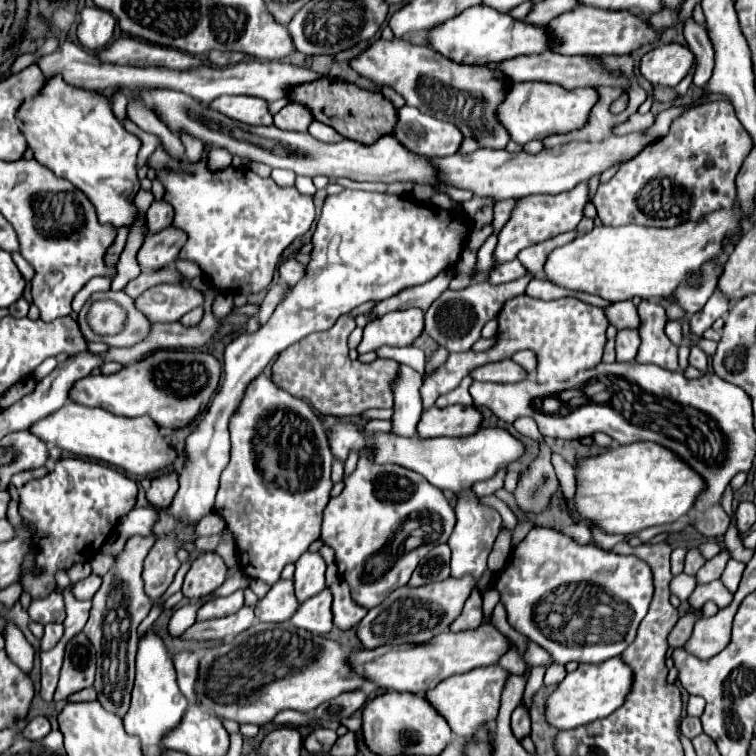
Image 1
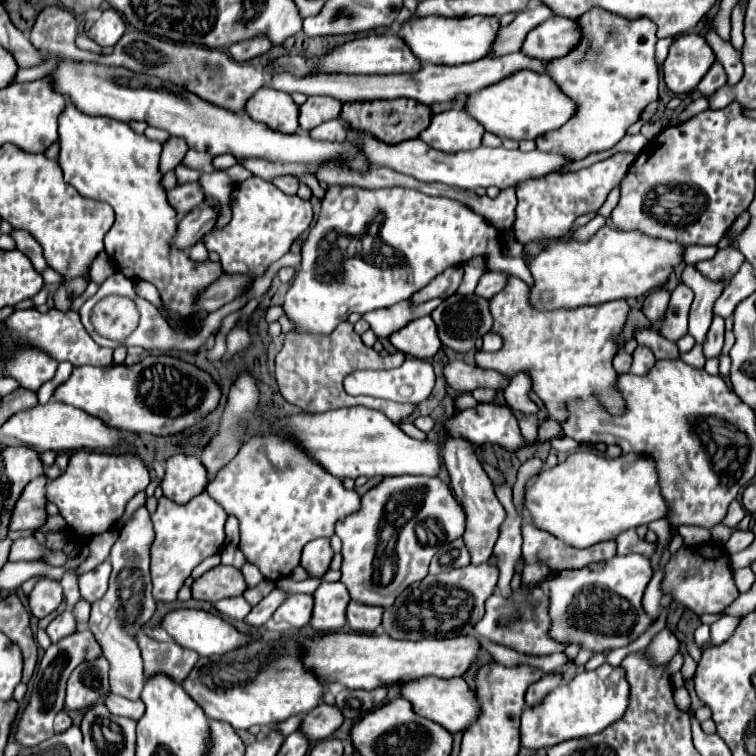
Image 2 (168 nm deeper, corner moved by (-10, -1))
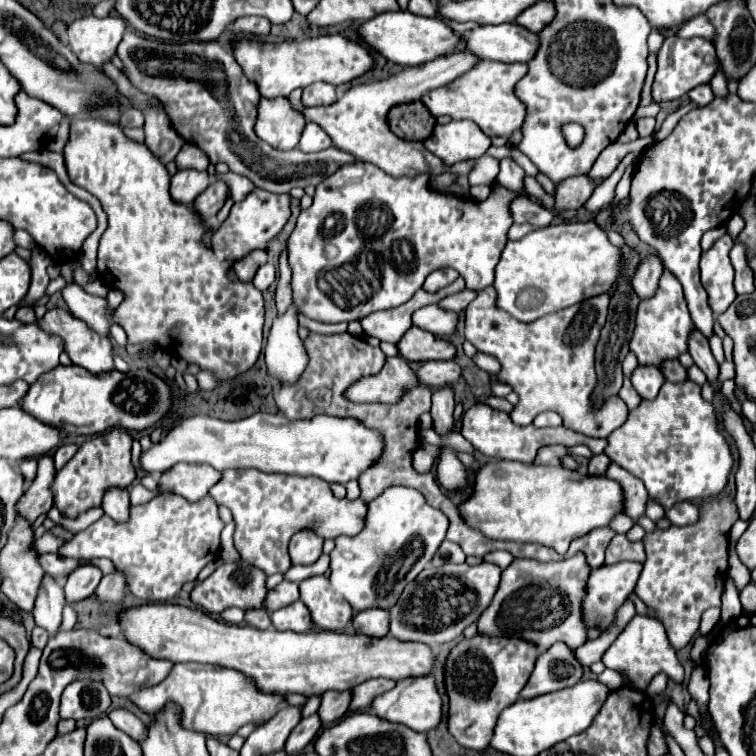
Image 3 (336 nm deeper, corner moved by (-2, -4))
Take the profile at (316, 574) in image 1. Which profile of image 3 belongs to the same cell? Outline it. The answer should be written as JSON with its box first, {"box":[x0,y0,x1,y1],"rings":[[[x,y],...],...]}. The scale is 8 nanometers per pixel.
{"box":[288,528,324,564],"rings":[[[310,528],[296,532],[290,540],[290,546],[288,546],[292,564],[312,564],[312,562],[316,562],[322,554],[322,542],[324,542],[324,538],[318,536]]]}

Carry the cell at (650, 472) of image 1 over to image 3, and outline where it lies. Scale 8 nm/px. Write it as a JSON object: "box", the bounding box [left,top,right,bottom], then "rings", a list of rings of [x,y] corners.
{"box":[458,462,622,554],"rings":[[[488,462],[476,470],[474,490],[472,494],[458,506],[464,522],[482,532],[492,540],[514,540],[514,542],[538,542],[550,548],[556,548],[558,554],[568,550],[568,544],[576,536],[588,534],[592,528],[608,526],[616,512],[622,512],[622,490],[620,484],[606,476],[588,476],[580,472],[572,472],[568,468],[552,468],[552,466],[534,466],[522,462]]]}

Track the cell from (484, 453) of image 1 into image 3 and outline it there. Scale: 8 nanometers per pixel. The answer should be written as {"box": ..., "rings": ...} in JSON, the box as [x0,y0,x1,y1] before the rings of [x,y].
{"box":[140,412,380,484],"rings":[[[258,412],[250,418],[224,422],[224,420],[182,420],[160,442],[152,444],[140,456],[140,468],[150,474],[162,474],[174,464],[210,464],[216,470],[230,468],[258,468],[262,472],[284,472],[298,476],[316,476],[328,484],[346,484],[356,480],[376,456],[380,456],[380,432],[364,428],[352,418],[314,416],[310,420],[288,420],[282,414]]]}

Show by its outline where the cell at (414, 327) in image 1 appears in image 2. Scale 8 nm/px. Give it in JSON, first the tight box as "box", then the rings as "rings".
{"box":[388,315,442,359],"rings":[[[430,315],[412,319],[412,323],[394,331],[388,339],[398,351],[412,355],[412,357],[420,357],[420,359],[432,357],[442,347],[436,335],[436,325]]]}

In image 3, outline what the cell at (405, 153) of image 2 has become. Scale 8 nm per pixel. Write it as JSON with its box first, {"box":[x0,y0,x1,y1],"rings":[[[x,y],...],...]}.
{"box":[298,54,478,178],"rings":[[[468,54],[440,56],[440,58],[434,58],[434,60],[418,64],[418,66],[406,66],[402,72],[398,72],[386,80],[352,86],[350,90],[344,92],[342,98],[338,98],[330,106],[312,106],[312,108],[298,106],[298,112],[306,120],[316,122],[332,138],[332,144],[336,148],[352,154],[354,158],[358,158],[362,162],[376,164],[390,176],[396,176],[396,178],[404,176],[404,174],[414,176],[418,172],[430,172],[430,174],[454,172],[458,176],[464,176],[470,172],[474,162],[460,162],[460,164],[446,168],[440,162],[440,158],[436,158],[432,152],[428,152],[424,148],[422,142],[408,142],[408,140],[398,138],[388,126],[388,112],[390,112],[390,108],[394,108],[398,104],[408,104],[408,102],[420,100],[420,96],[424,92],[428,92],[440,84],[452,82],[462,72],[468,72],[468,68],[472,68],[472,64],[476,64],[476,62],[478,62],[476,56],[468,56]]]}

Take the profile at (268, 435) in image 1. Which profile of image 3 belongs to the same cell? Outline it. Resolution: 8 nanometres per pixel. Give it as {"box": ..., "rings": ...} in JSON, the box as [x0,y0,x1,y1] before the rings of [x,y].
{"box":[210,470,366,576],"rings":[[[232,470],[222,472],[222,480],[212,486],[210,496],[216,504],[226,506],[236,522],[234,546],[240,558],[268,576],[276,572],[286,572],[290,564],[288,540],[300,528],[316,528],[324,538],[356,536],[366,526],[366,504],[358,498],[354,502],[334,498],[330,486],[324,480],[288,476],[288,474],[266,474],[256,470]]]}

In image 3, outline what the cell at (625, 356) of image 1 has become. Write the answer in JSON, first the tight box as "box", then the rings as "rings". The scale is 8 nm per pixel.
{"box":[632,368,664,400],"rings":[[[636,368],[632,374],[632,386],[644,400],[654,400],[662,384],[664,376],[656,368]]]}

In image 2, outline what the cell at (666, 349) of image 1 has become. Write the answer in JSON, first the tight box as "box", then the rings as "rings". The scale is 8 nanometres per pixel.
{"box":[642,289,670,323],"rings":[[[666,289],[648,293],[648,297],[644,299],[642,313],[650,319],[650,323],[658,323],[664,319],[664,313],[668,311],[668,303],[670,303],[670,293]]]}

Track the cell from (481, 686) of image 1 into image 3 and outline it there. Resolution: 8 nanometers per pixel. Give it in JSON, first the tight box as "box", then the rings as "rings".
{"box":[368,676,442,732],"rings":[[[432,676],[404,678],[404,680],[398,680],[392,690],[376,696],[368,706],[368,712],[372,712],[378,718],[384,718],[388,722],[404,724],[404,726],[412,728],[414,732],[428,732],[428,730],[436,728],[442,718],[442,700],[436,692]]]}

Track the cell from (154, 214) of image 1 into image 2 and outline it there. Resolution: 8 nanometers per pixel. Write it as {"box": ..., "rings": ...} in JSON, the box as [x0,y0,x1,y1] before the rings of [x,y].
{"box":[168,183,204,219],"rings":[[[198,183],[176,185],[174,189],[168,191],[168,203],[176,209],[178,219],[188,215],[190,209],[196,209],[198,205],[202,205],[202,201],[204,201],[204,193]]]}

